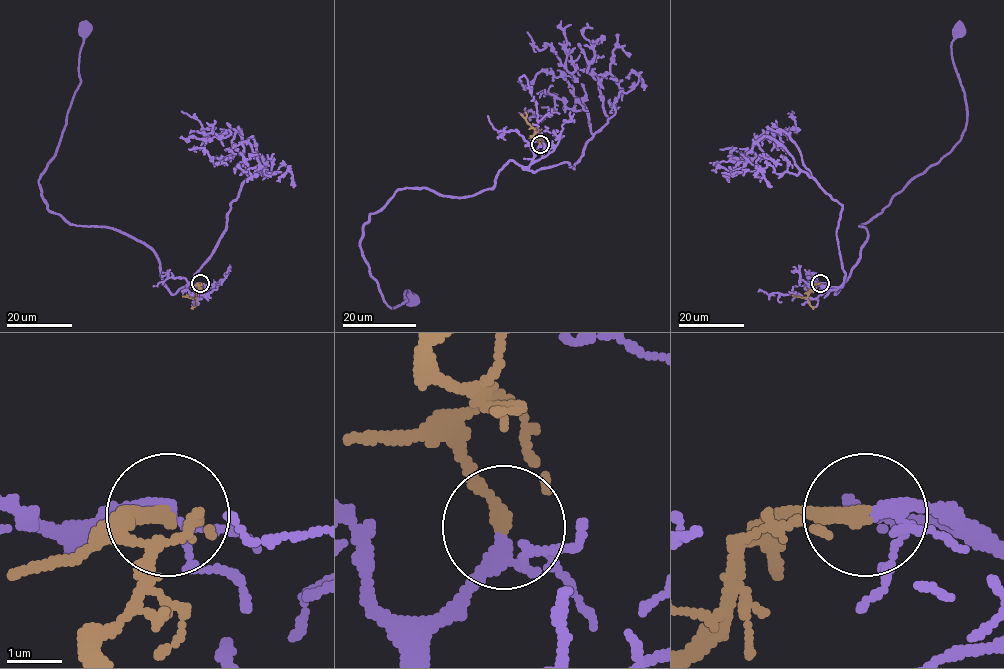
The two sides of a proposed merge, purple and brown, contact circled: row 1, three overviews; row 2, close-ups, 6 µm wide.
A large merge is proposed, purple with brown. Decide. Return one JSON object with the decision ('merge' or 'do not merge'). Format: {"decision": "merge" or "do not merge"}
{"decision": "merge"}

